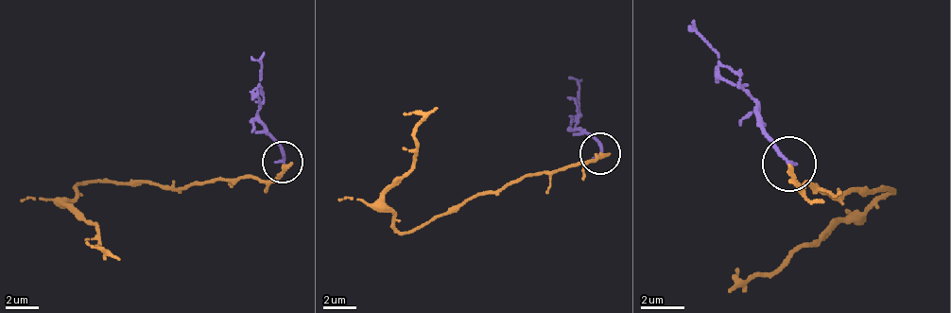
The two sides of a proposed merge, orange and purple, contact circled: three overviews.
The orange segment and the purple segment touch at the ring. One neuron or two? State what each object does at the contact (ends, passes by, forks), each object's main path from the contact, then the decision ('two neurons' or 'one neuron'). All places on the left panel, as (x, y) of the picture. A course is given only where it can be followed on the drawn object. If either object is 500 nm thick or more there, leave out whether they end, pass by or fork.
orange ends; purple ends; course orange (284, 165), (270, 182), (187, 185), (84, 182), (67, 202), (96, 227), (96, 244), (121, 261); course purple (284, 161), (258, 115), (263, 65), (250, 57); two neurons

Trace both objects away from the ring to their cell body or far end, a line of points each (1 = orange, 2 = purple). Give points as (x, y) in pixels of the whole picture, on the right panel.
1: (787, 167), (799, 190), (826, 195), (891, 190), (842, 217), (799, 250), (728, 293)
2: (787, 163), (755, 102), (717, 70), (700, 37), (690, 26)

